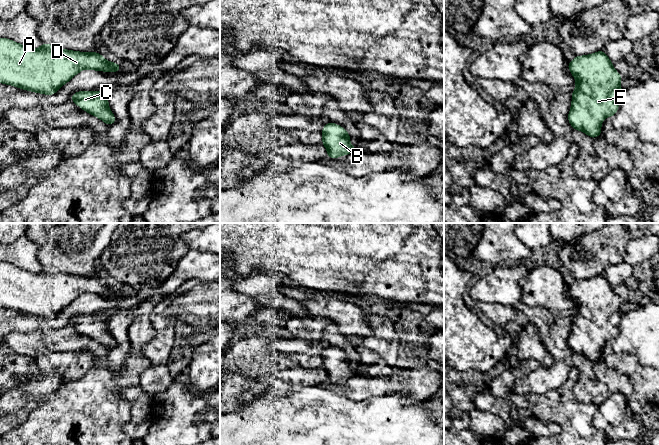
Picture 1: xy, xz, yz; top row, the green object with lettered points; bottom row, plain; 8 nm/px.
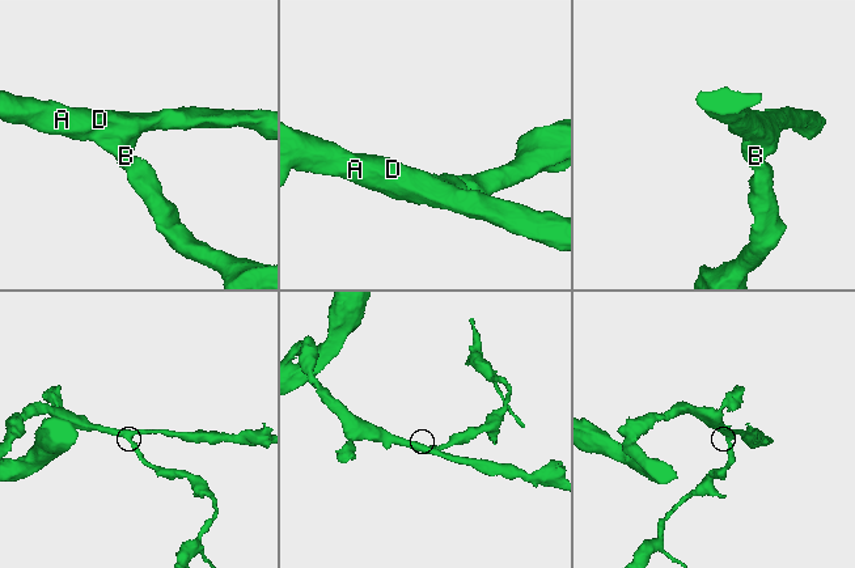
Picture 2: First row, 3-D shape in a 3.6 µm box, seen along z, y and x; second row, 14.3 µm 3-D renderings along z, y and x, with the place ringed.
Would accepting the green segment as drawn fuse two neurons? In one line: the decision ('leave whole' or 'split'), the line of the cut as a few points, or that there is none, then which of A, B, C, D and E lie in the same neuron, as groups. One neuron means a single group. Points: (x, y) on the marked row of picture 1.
leave whole | no cut | A B C D E

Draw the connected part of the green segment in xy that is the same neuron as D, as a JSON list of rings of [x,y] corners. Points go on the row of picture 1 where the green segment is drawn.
[[[0,38],[0,83],[53,95],[84,69],[121,72],[118,63],[107,61],[97,52],[71,51],[48,44],[31,49]]]

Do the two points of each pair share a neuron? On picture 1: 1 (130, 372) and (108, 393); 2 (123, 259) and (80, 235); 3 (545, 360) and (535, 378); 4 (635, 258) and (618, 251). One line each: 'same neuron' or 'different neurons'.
1: same neuron
2: different neurons
3: different neurons
4: different neurons

